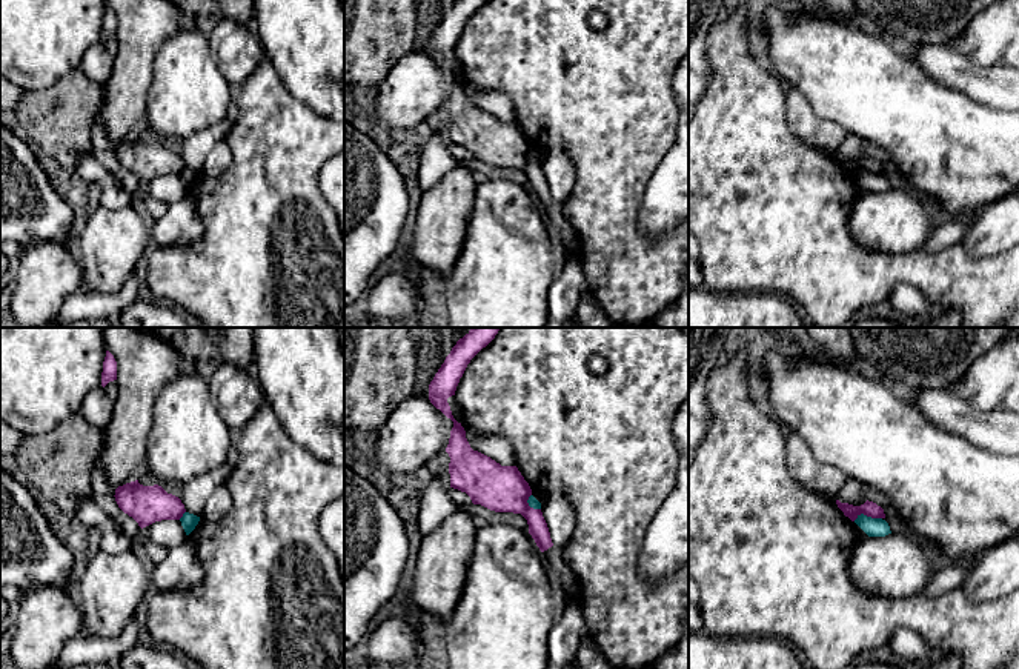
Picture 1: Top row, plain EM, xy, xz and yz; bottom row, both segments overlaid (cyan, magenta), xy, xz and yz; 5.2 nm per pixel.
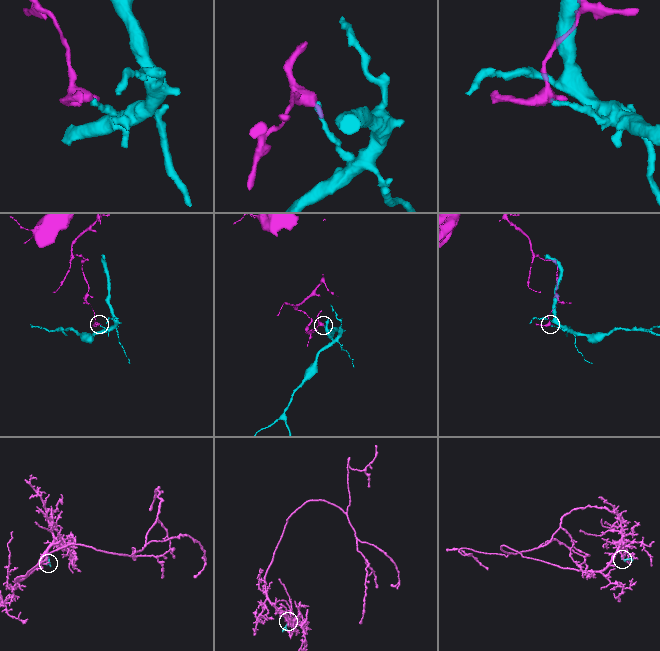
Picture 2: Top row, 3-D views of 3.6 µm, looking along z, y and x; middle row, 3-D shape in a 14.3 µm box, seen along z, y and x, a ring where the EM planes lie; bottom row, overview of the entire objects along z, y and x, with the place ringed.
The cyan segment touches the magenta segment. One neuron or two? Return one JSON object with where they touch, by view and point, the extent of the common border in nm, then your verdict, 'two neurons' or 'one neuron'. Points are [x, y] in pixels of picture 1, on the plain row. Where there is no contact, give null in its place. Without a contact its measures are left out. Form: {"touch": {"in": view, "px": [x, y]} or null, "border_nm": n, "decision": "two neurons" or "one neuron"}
{"touch": {"in": "yz", "px": [866, 171]}, "border_nm": 150, "decision": "two neurons"}

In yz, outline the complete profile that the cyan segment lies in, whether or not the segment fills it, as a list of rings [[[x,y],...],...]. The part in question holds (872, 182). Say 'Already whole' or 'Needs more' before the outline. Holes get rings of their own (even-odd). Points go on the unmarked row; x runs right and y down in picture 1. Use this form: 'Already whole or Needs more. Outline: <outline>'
Already whole. Outline: [[[864,169],[858,171],[855,178],[868,191],[868,192],[885,192],[891,189],[890,181],[882,174],[871,174]]]

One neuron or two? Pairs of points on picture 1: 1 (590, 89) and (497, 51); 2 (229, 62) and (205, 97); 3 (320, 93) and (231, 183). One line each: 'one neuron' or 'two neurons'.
1: one neuron
2: two neurons
3: two neurons

